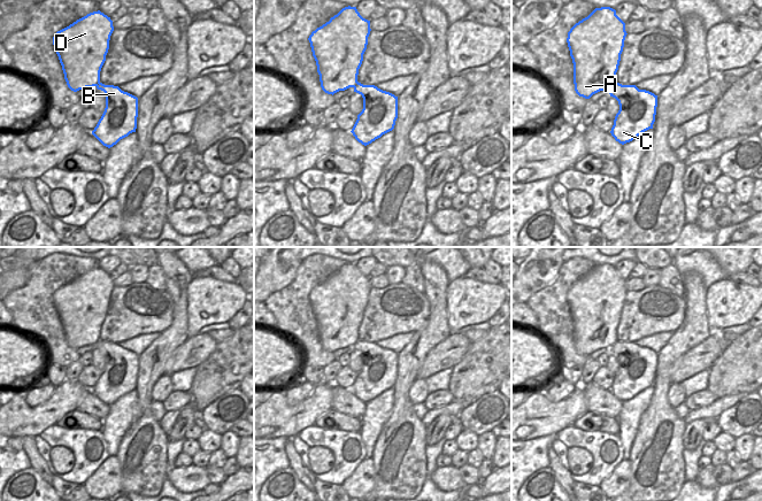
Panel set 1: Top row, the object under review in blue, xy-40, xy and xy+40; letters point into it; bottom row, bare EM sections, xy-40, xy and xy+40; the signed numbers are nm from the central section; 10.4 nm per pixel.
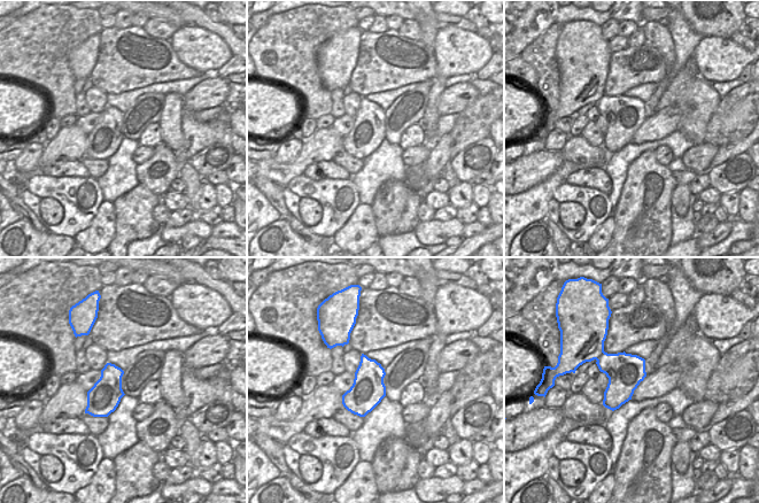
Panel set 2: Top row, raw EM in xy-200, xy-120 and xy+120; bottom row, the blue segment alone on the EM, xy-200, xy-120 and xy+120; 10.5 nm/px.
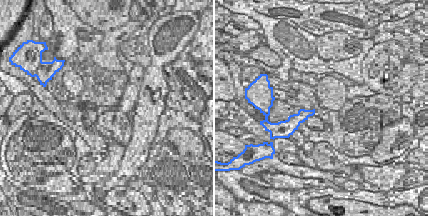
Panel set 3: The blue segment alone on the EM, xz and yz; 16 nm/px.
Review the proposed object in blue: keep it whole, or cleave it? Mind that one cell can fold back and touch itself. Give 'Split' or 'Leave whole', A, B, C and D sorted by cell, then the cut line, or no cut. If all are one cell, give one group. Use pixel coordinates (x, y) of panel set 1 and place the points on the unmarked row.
Split. Groups: A D / B C. Split along xy+40 (617, 340), (610, 347)

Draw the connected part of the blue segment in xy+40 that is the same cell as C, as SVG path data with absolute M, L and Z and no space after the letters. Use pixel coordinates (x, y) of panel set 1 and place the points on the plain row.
M619 340L609 348L609 352L619 362L610 388L616 399L624 402L653 386L657 353L646 347L639 347L636 342Z

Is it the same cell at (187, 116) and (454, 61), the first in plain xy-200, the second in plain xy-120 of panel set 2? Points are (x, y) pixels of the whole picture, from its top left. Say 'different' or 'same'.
different

